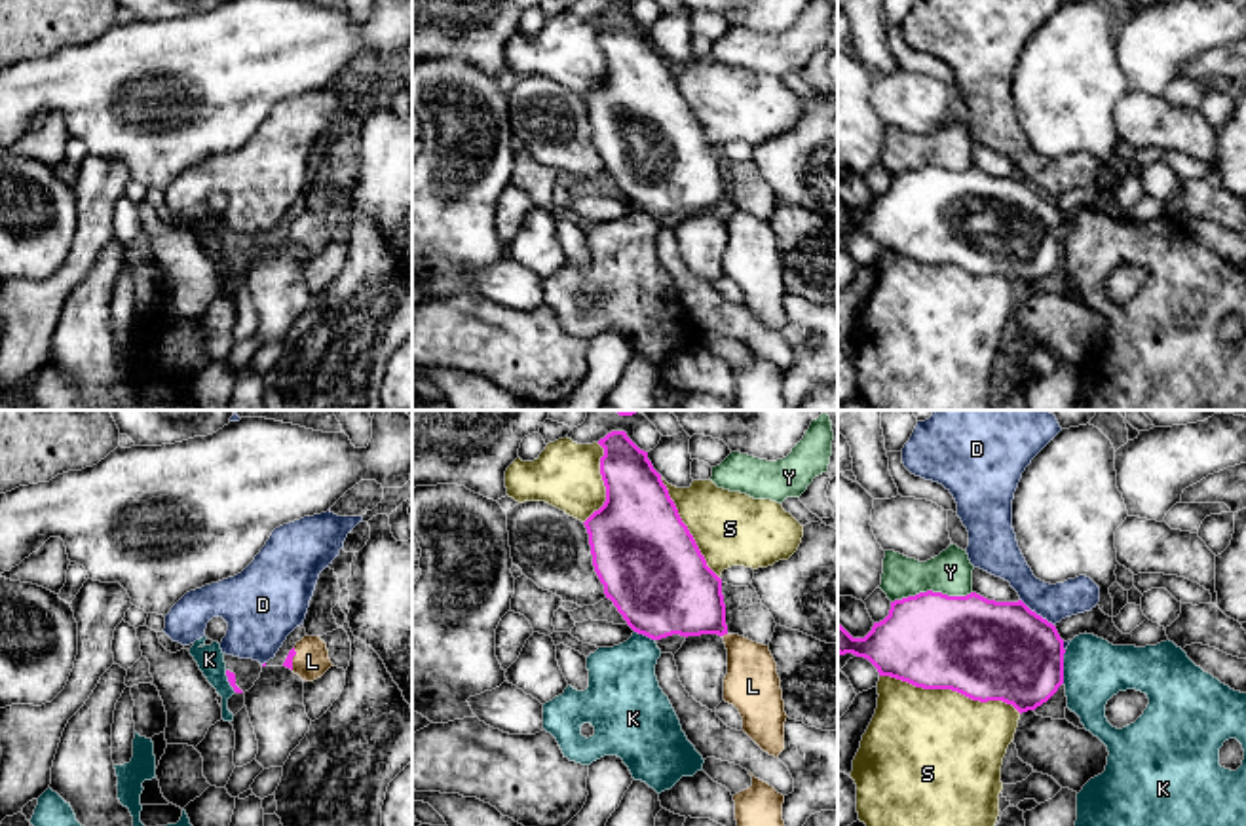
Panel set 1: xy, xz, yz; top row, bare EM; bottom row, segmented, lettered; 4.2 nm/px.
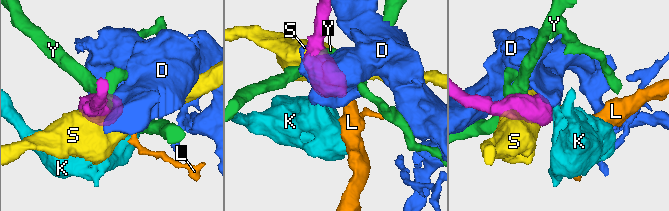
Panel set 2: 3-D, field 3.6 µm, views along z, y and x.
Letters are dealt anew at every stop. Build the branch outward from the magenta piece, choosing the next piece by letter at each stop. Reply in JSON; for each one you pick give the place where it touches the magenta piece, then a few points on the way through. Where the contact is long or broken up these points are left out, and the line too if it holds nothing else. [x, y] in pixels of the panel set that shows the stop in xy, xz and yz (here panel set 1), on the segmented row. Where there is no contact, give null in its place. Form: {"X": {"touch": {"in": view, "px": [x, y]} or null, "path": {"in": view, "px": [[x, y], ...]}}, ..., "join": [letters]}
{"L": {"touch": {"in": "xy", "px": [291, 659]}, "path": {"in": "xy", "px": [[287, 663], [291, 659], [312, 661]]}}, "join": ["L"]}

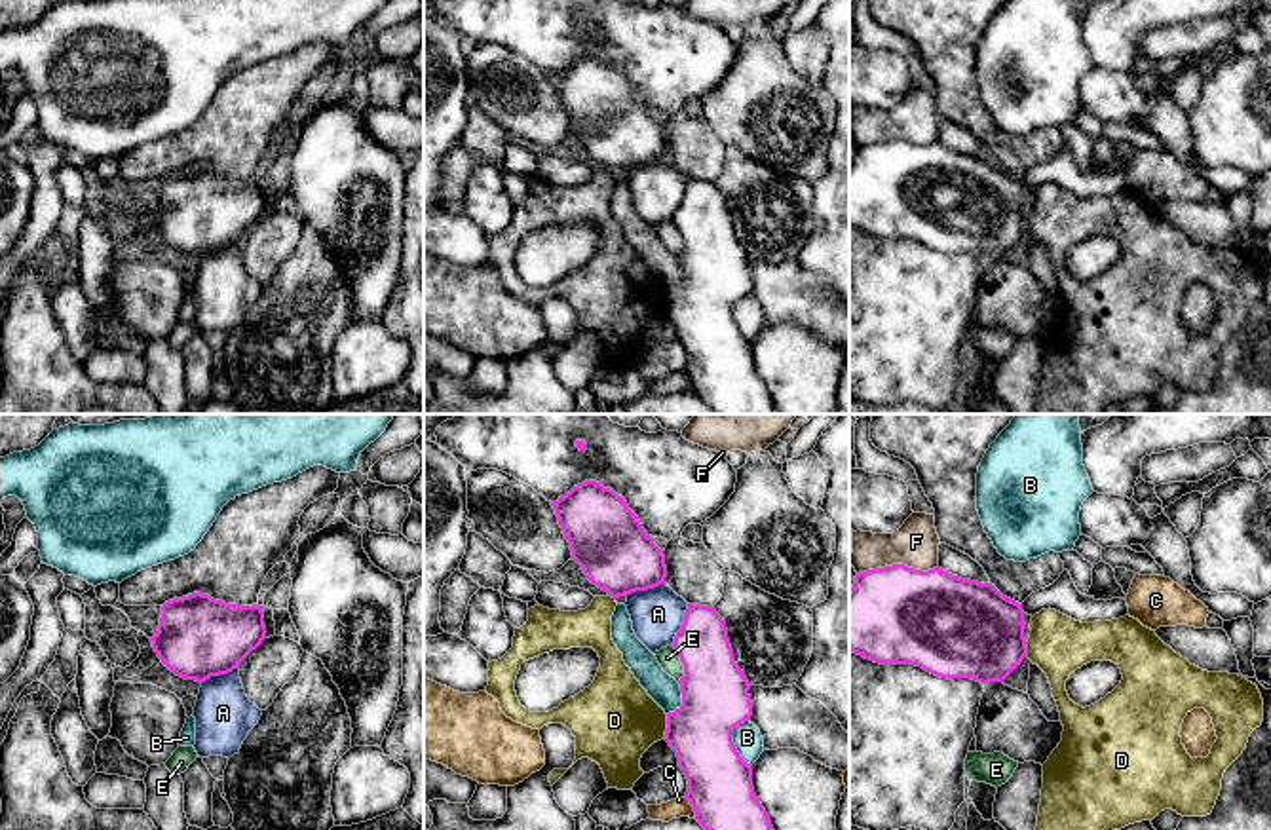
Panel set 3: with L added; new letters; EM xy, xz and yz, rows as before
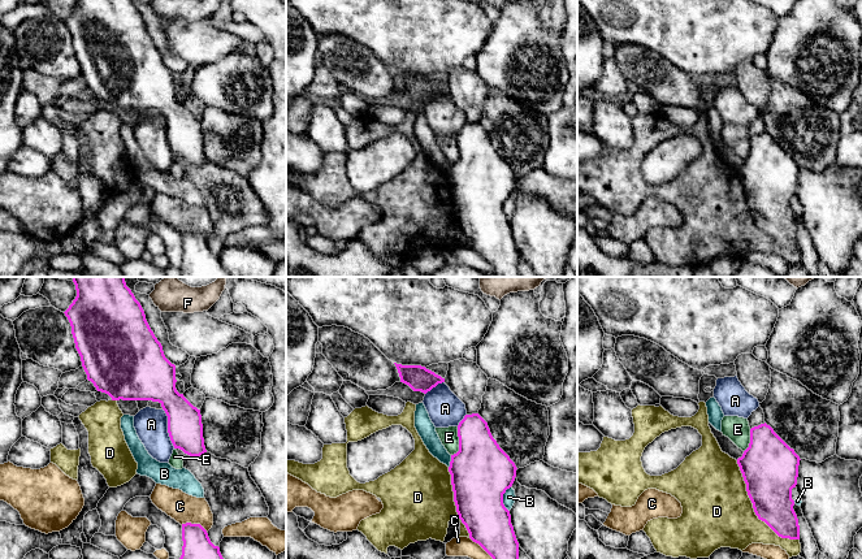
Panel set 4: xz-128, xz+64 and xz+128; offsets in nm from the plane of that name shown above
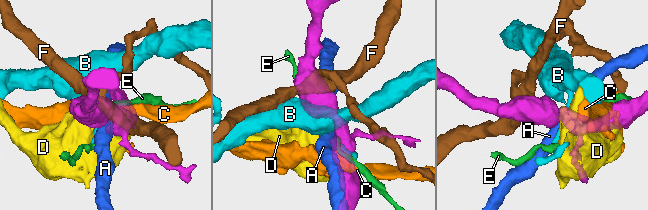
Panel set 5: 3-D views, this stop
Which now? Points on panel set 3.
{"join": []}

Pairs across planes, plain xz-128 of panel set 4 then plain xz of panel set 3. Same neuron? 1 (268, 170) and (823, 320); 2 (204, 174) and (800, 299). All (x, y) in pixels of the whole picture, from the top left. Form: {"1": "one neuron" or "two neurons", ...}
{"1": "two neurons", "2": "one neuron"}

